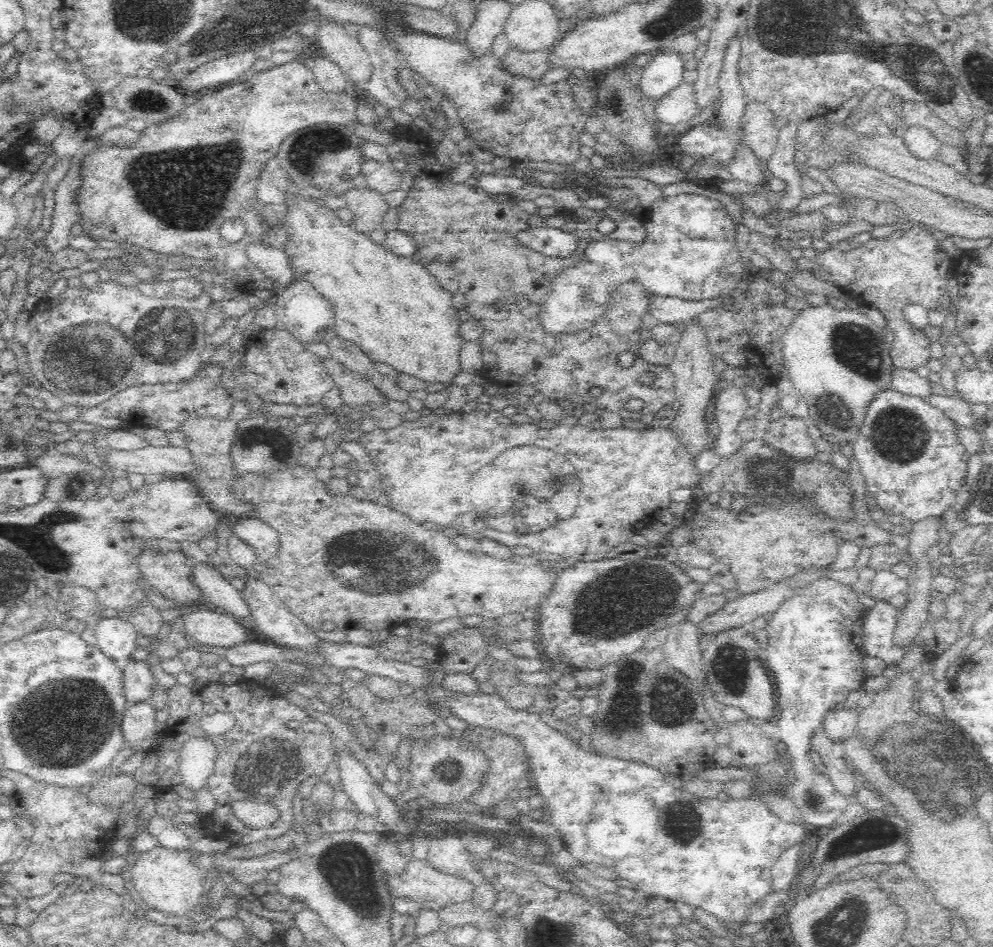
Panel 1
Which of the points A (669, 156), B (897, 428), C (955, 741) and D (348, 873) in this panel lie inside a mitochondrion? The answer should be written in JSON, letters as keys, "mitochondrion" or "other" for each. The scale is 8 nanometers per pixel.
{"A":"other","B":"mitochondrion","C":"mitochondrion","D":"mitochondrion"}

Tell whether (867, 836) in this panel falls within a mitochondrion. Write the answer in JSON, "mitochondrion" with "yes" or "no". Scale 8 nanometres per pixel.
{"mitochondrion":"yes"}

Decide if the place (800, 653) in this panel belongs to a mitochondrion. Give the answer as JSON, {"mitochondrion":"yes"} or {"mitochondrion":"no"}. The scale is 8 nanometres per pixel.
{"mitochondrion":"yes"}

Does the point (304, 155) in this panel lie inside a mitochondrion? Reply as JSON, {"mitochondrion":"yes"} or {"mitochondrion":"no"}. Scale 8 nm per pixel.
{"mitochondrion":"yes"}

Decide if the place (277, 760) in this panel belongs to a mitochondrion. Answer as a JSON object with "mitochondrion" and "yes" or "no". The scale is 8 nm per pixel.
{"mitochondrion":"yes"}

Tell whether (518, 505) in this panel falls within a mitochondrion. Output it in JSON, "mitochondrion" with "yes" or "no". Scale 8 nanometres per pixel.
{"mitochondrion":"yes"}

